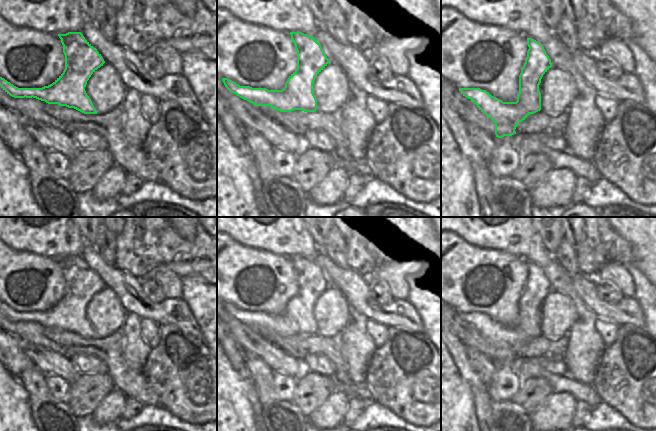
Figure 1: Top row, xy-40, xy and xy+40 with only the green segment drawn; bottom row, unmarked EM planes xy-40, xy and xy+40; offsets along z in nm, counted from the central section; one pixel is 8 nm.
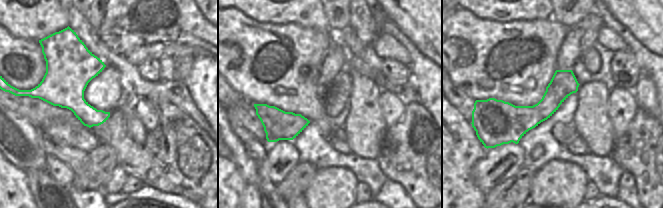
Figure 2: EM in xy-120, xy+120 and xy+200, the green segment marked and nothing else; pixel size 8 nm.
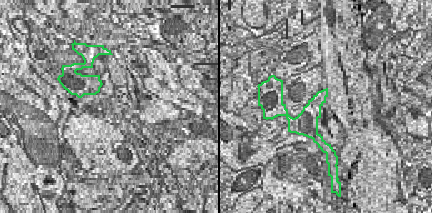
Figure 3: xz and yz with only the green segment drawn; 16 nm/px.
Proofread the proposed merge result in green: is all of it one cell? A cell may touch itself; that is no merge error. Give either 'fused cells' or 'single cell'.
fused cells

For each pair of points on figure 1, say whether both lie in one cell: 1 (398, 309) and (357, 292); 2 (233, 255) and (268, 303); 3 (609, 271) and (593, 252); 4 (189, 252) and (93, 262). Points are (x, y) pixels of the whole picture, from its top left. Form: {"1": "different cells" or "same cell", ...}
{"1": "same cell", "2": "same cell", "3": "different cells", "4": "different cells"}

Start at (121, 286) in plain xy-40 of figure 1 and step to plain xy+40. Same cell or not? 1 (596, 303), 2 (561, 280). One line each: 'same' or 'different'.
1: same
2: different

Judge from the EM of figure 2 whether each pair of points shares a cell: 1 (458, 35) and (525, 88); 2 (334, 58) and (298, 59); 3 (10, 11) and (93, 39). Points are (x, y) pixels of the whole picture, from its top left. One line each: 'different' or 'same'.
1: same
2: different
3: different

